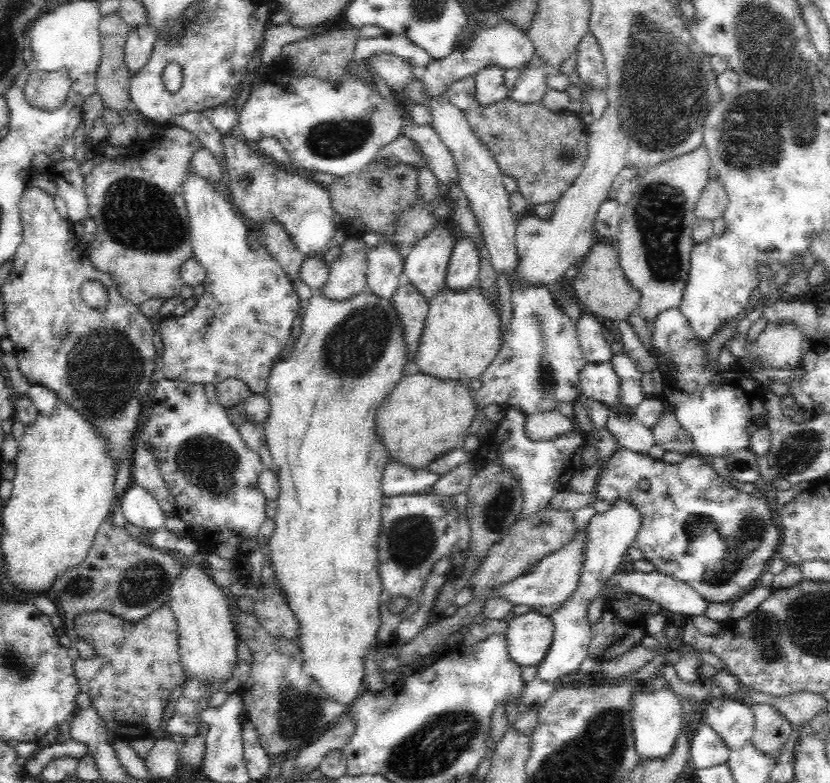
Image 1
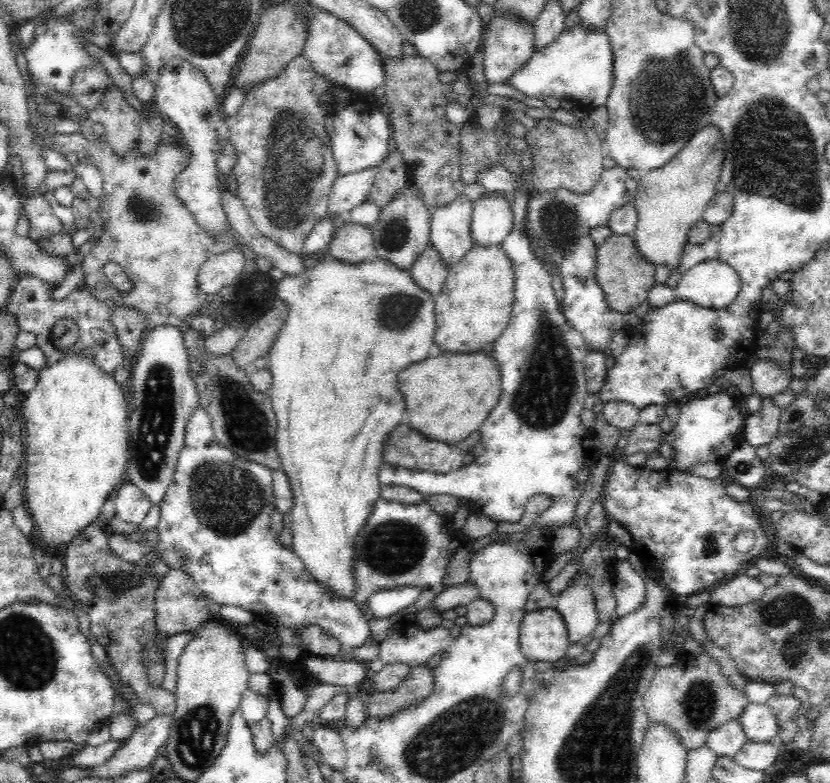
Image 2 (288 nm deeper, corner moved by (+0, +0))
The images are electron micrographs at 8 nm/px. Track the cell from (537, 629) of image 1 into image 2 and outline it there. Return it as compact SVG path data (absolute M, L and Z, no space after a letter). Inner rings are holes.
M554 606L526 614L520 624L520 650L534 662L546 660L554 664L566 658L568 638L568 626Z

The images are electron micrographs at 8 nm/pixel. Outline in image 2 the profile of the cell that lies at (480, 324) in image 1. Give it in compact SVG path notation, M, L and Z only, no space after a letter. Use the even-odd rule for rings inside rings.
M476 244L472 250L468 250L468 254L462 260L458 260L456 264L450 264L448 280L446 280L442 292L436 296L436 336L434 336L434 342L440 346L440 350L442 352L478 352L478 350L484 350L490 342L496 342L512 320L512 304L514 304L514 288L516 288L514 284L516 284L516 274L512 268L512 260L504 252L502 244Z

